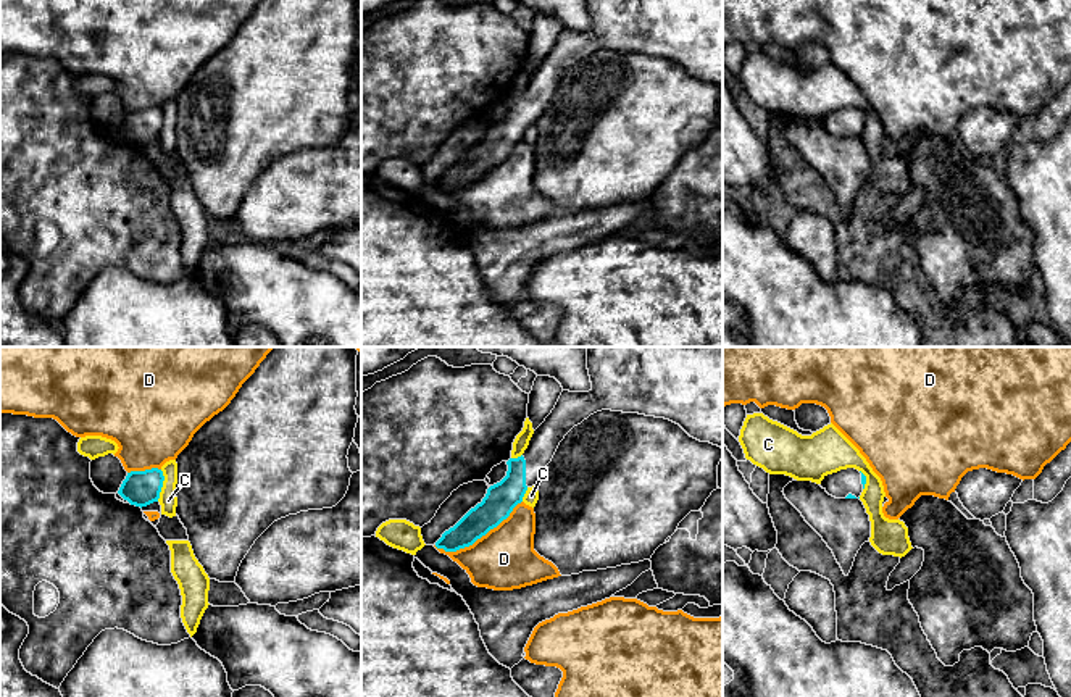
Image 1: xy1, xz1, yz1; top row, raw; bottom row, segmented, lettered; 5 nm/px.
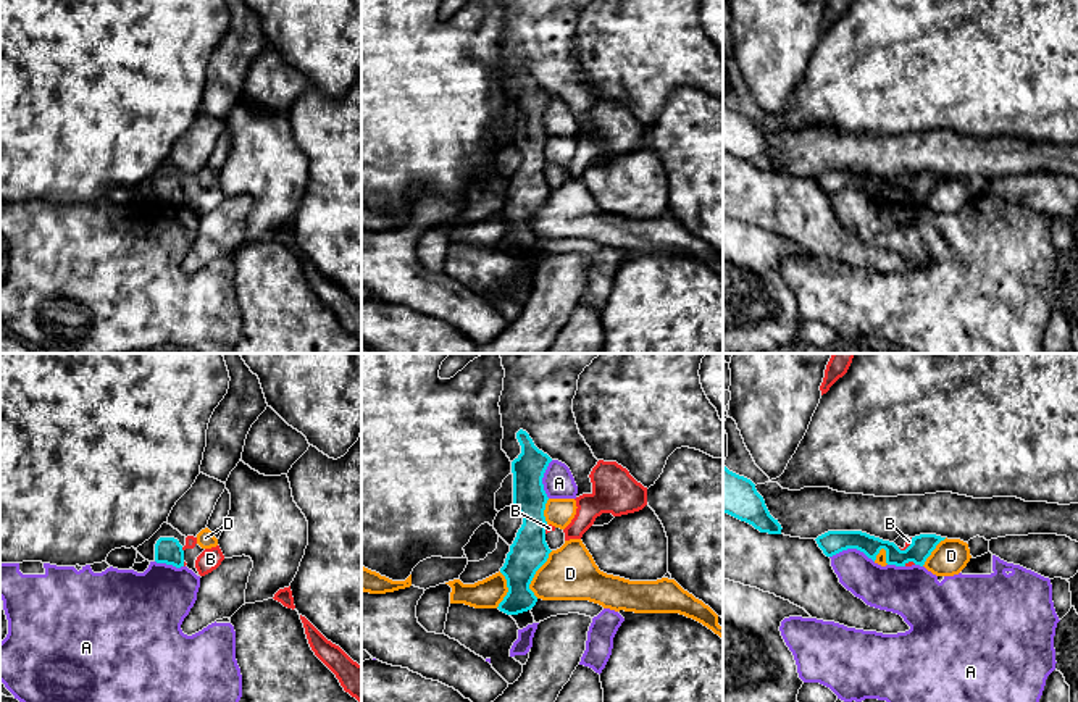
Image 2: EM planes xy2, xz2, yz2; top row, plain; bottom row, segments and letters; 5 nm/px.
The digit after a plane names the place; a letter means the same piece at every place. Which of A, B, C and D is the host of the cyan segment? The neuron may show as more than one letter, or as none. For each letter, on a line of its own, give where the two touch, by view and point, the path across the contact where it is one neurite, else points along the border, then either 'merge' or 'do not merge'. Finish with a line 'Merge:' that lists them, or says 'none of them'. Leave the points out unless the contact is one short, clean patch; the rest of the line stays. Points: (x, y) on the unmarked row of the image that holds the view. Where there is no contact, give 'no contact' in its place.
A: contact yz2 (852, 186); do not merge
B: contact yz2 (907, 186); border yz2 (912, 176), (904, 188), (898, 186); do not merge
C: contact xy1 (162, 125); border xy1 (162, 108), (163, 120), (157, 139); do not merge
D: contact xz1 (478, 176); do not merge
Merge: none of them

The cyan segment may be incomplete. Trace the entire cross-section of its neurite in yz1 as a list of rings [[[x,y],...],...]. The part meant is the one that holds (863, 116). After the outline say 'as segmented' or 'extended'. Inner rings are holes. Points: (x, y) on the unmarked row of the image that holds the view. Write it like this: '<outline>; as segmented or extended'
[[[847,106],[824,115],[821,126],[836,137],[860,137],[866,123],[866,115],[855,108]]]; extended

